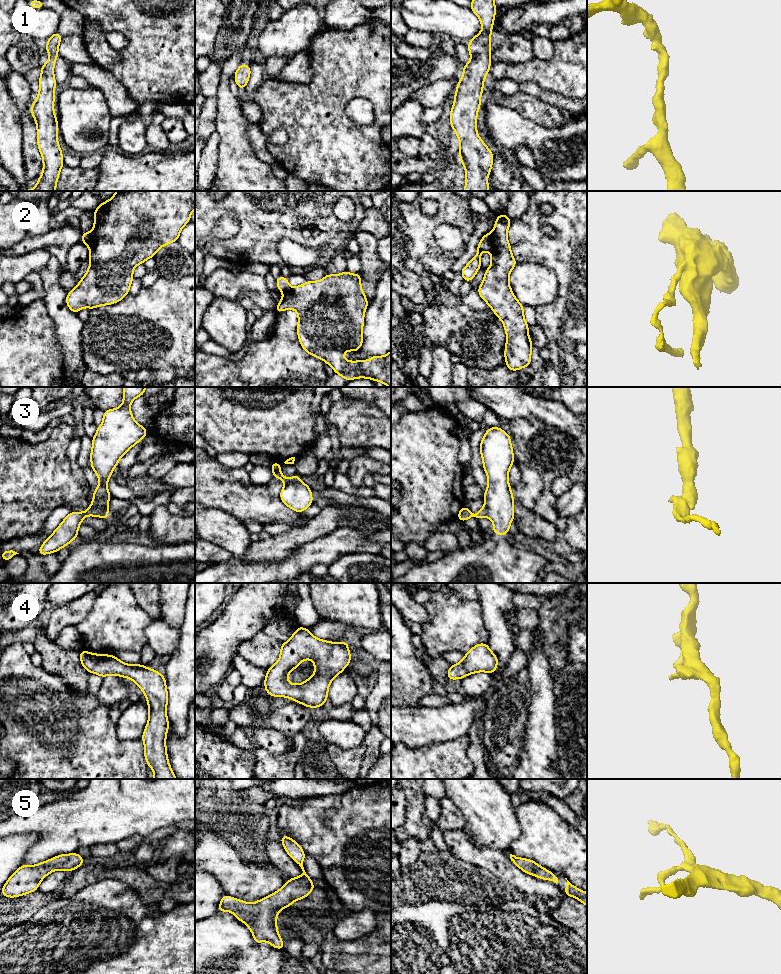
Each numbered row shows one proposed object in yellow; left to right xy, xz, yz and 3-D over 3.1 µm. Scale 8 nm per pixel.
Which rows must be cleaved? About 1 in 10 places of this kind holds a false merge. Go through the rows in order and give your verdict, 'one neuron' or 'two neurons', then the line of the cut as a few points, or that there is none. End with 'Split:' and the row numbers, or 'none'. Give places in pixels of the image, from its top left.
1: one neuron; cut none
2: two neurons; cut yz (491, 233), (490, 251)
3: two neurons; cut xy (90, 506), (105, 511), (108, 514)
4: one neuron; cut none
5: one neuron; cut none
Split: 2, 3

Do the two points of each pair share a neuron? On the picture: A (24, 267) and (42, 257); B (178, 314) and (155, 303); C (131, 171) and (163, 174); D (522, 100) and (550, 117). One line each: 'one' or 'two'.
A: one
B: one
C: one
D: one

